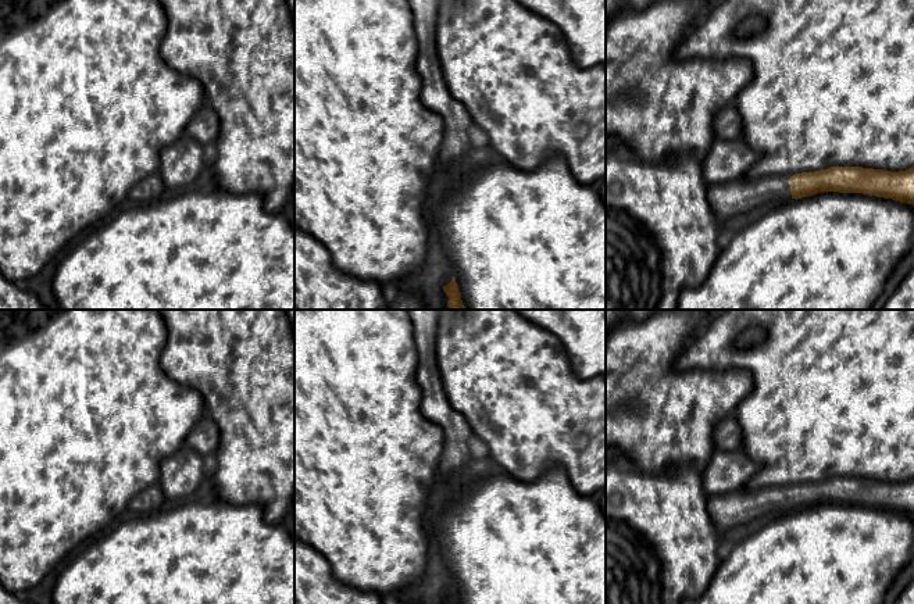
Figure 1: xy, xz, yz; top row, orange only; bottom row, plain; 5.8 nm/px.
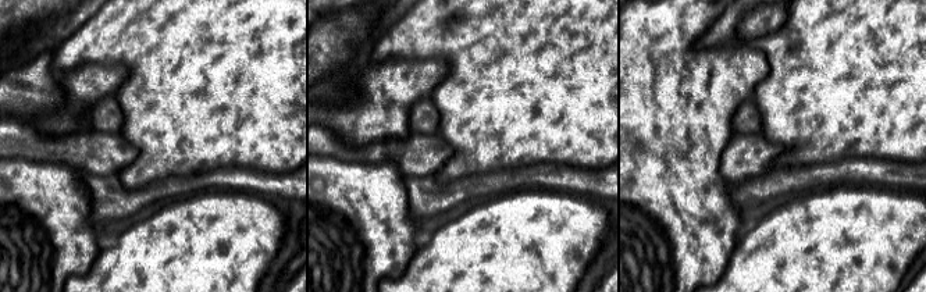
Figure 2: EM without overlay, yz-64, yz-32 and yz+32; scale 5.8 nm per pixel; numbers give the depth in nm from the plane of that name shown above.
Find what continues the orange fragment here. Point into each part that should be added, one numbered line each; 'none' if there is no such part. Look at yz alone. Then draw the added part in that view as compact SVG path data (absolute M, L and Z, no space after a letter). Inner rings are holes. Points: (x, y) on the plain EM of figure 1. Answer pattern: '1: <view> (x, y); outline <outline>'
1: yz (728, 511); outline M768 487L754 493L708 494L707 507L714 526L724 535L765 514L790 512L790 487Z

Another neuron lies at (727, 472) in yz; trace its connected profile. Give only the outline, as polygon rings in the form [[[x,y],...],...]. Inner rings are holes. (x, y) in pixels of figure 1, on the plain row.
[[[715,450],[706,464],[701,486],[707,494],[742,492],[760,467],[743,451]]]

